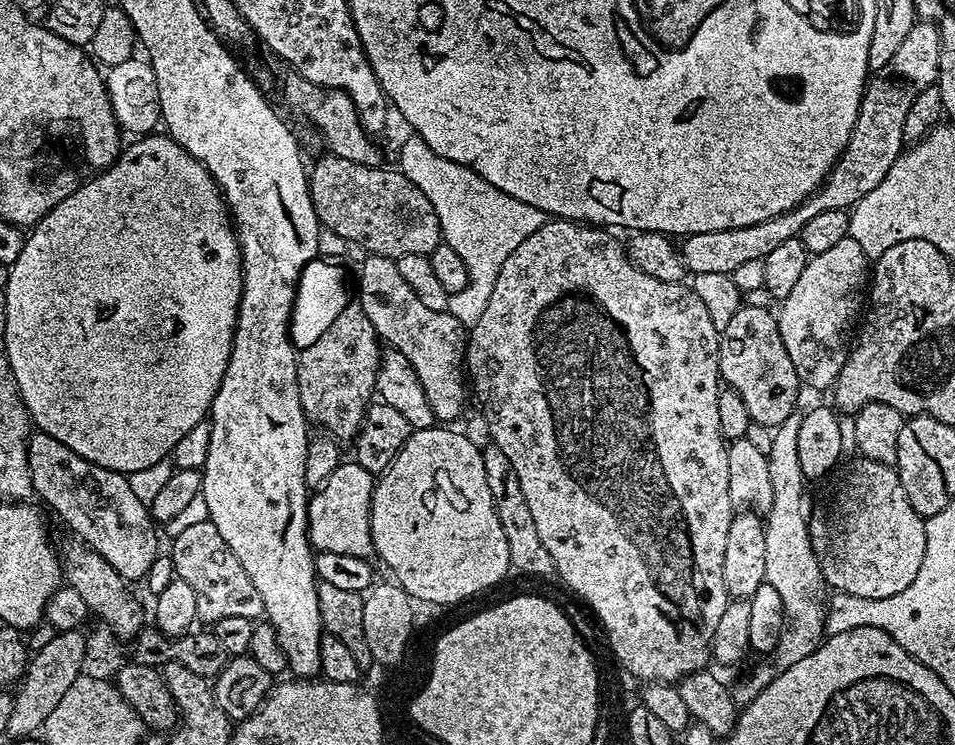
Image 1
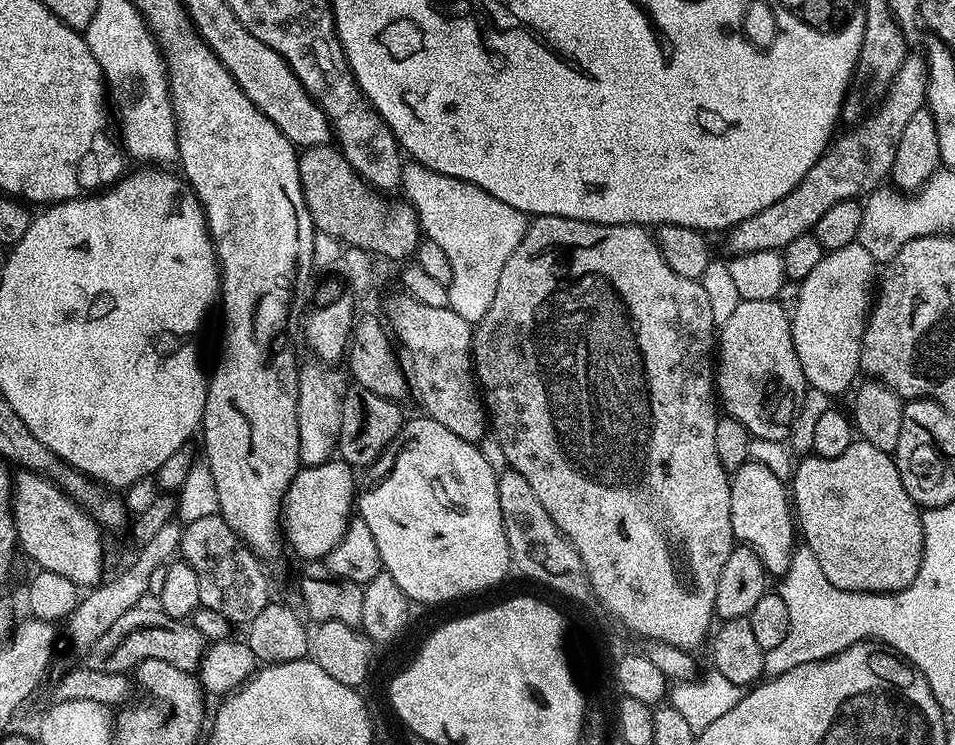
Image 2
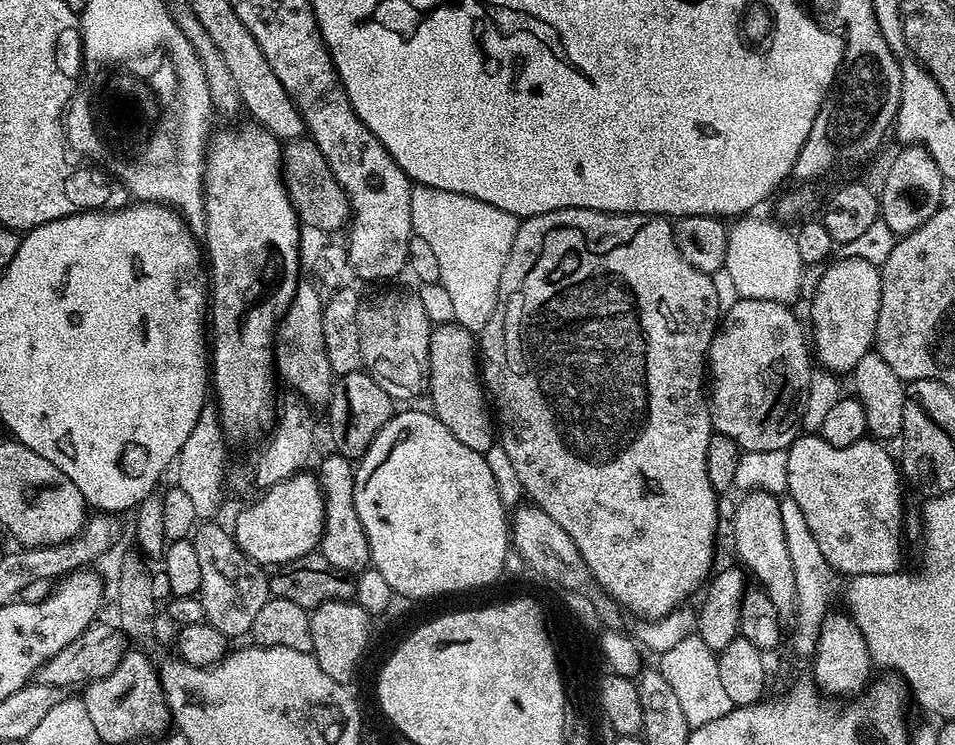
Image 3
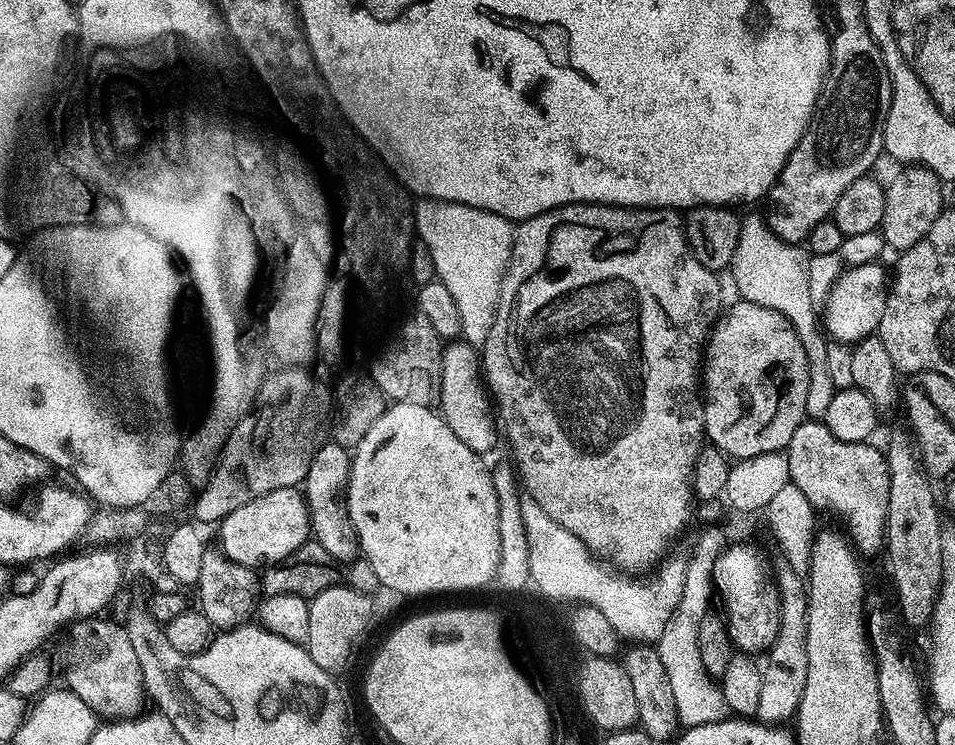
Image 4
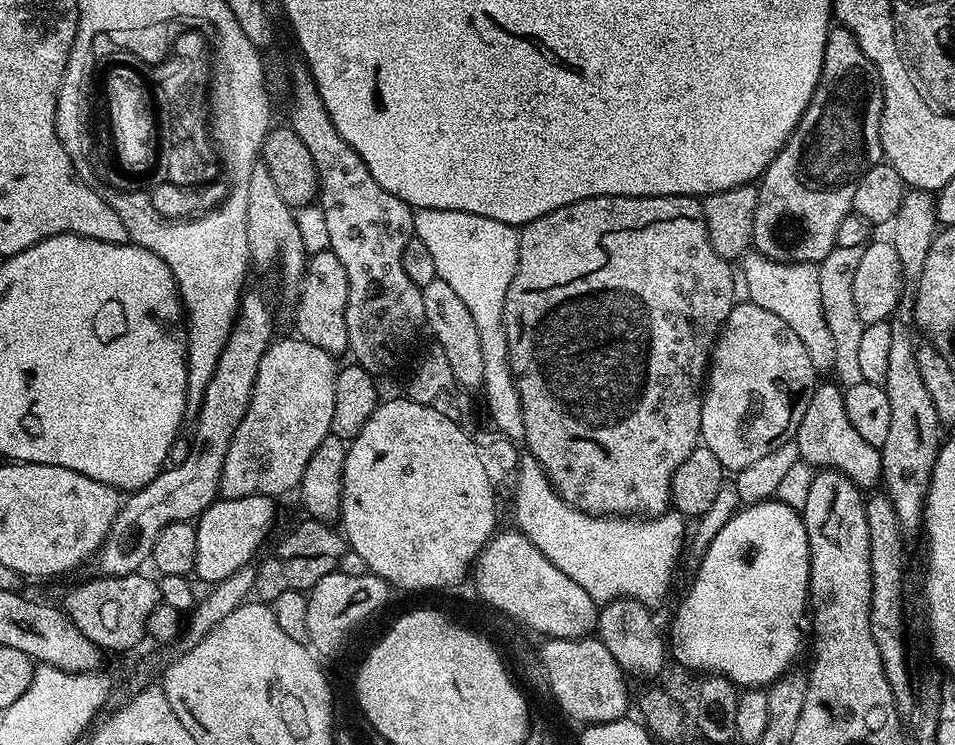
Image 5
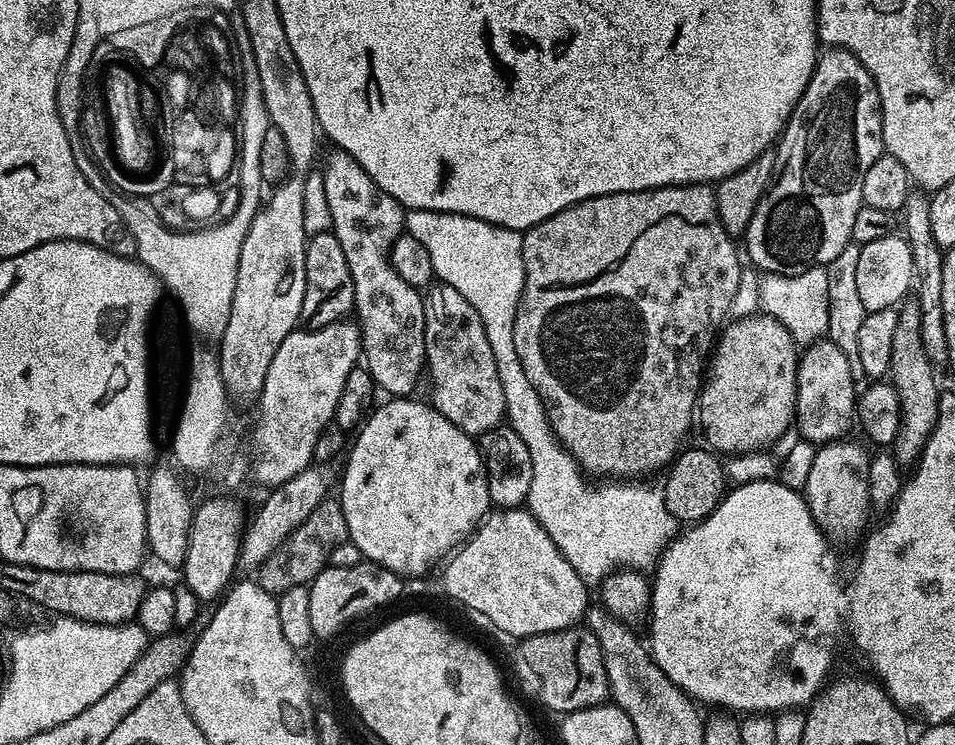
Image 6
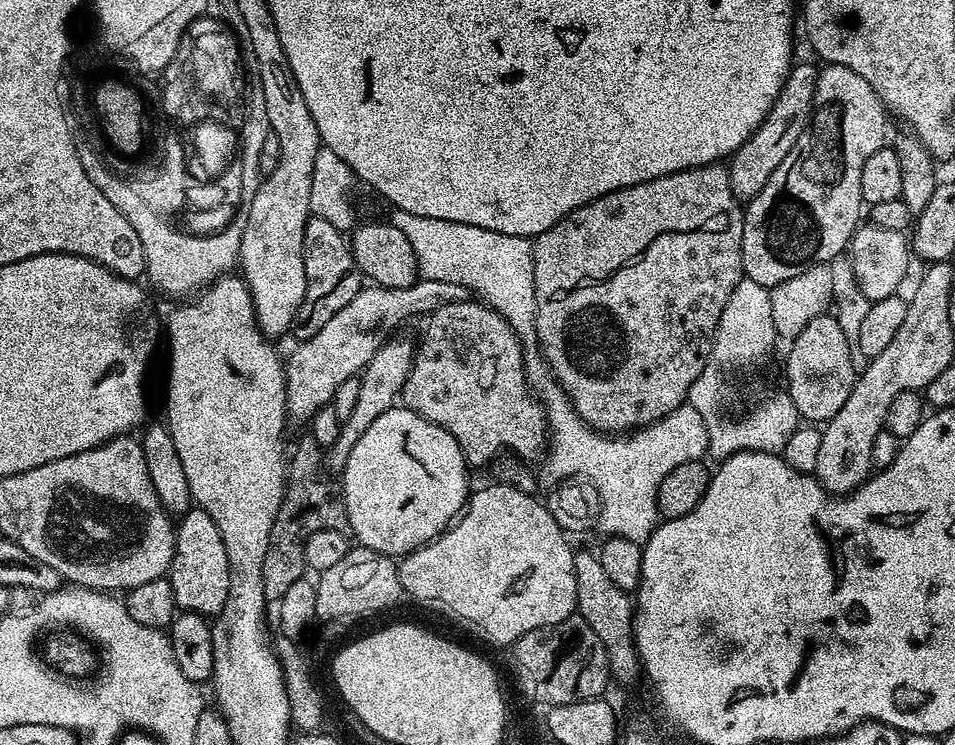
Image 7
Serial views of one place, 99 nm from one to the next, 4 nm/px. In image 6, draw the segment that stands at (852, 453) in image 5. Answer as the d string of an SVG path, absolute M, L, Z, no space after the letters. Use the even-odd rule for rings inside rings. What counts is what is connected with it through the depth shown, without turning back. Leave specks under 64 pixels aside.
M827 338L817 340L807 345L799 353L797 366L797 398L794 417L794 428L800 431L799 439L808 440L811 444L821 446L837 441L849 435L848 427L854 424L854 417L858 412L858 381L850 374L850 362L846 354Z

